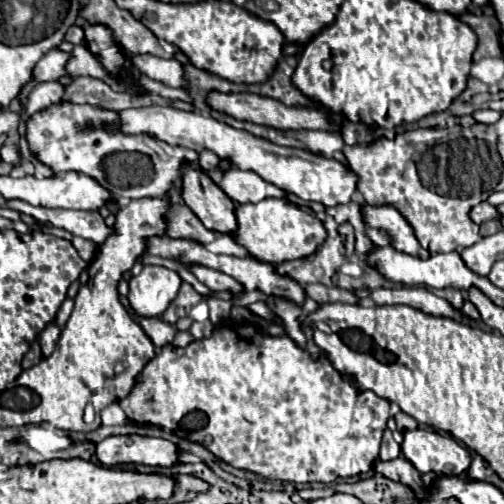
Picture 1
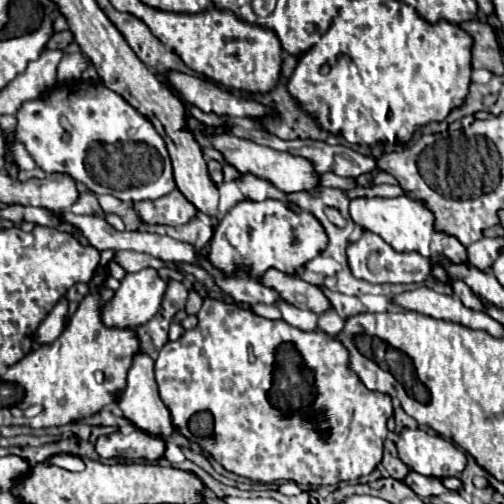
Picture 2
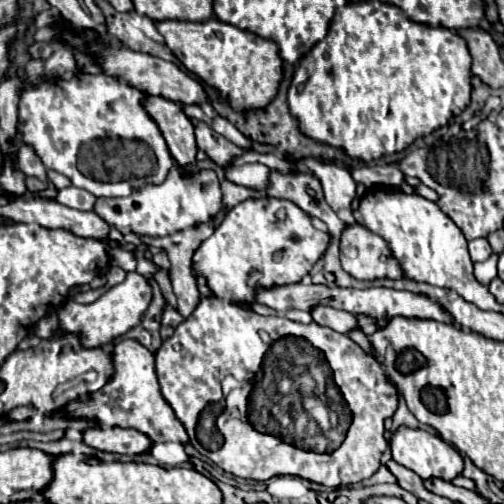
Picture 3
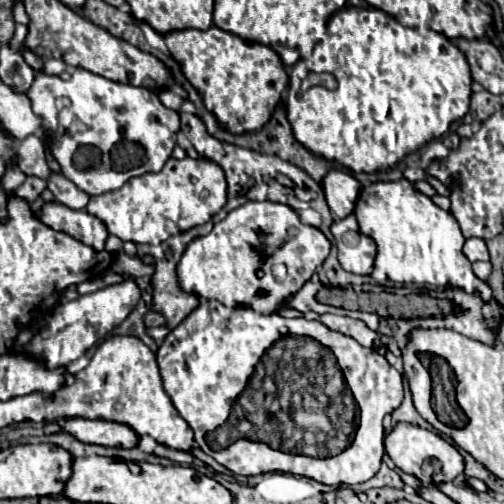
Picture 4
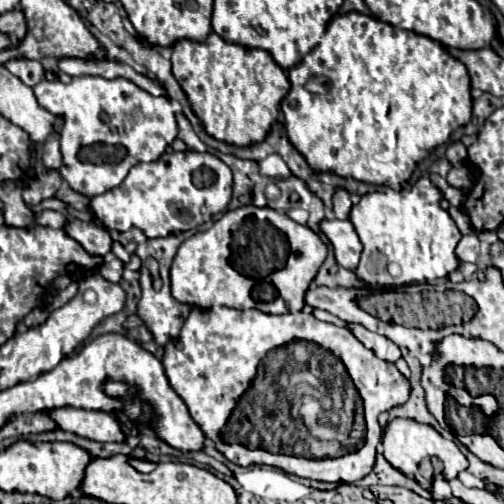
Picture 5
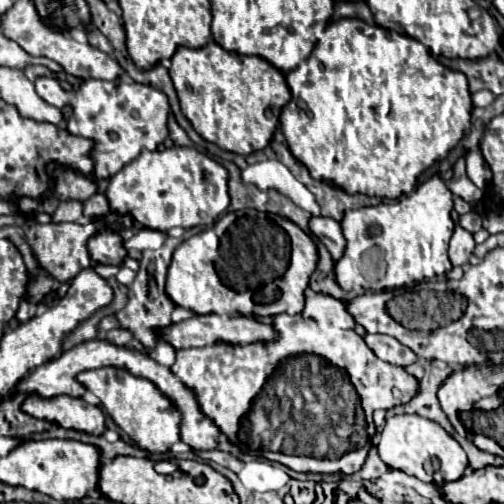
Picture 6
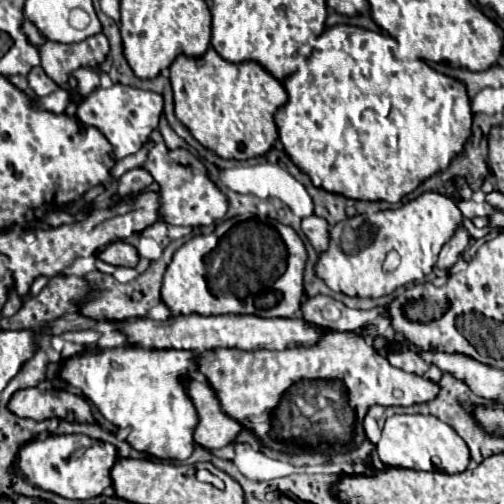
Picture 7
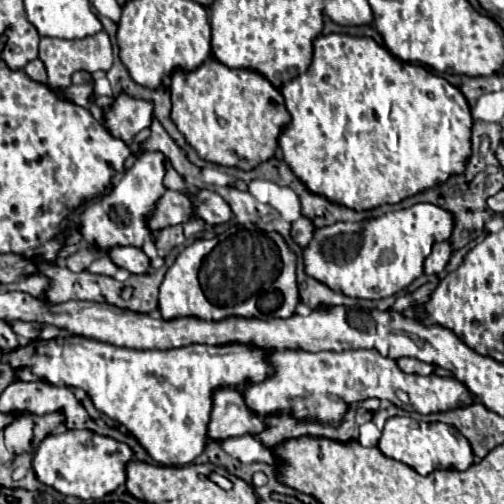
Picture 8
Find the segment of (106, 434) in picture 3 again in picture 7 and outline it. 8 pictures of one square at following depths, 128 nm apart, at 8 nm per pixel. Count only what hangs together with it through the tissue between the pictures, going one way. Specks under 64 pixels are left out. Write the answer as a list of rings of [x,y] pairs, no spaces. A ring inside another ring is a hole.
[[[24,388],[12,394],[8,410],[20,418],[32,418],[32,420],[62,418],[74,422],[94,422],[90,404],[82,396],[72,394],[70,390]]]

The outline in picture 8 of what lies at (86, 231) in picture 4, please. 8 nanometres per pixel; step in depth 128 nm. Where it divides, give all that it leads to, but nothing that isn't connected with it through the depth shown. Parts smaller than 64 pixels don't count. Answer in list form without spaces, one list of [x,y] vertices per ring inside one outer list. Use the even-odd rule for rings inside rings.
[[[118,246],[108,252],[110,260],[118,266],[128,270],[130,274],[146,274],[150,270],[150,258],[134,246]]]

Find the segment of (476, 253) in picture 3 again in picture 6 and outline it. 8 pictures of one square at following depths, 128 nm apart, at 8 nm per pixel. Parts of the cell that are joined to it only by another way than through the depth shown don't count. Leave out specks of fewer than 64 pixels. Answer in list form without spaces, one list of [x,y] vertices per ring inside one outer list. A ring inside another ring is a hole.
[[[453,209],[451,218],[456,224],[452,240],[450,240],[450,250],[448,250],[448,258],[452,262],[452,266],[464,266],[470,262],[472,258],[472,250],[474,250],[474,238],[468,230],[464,230],[459,223],[459,214]]]

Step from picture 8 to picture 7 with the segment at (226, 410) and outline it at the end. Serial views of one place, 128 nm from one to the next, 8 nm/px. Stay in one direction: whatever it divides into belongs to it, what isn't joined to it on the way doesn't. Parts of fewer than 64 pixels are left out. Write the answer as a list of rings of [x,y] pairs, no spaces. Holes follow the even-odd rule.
[[[204,376],[190,378],[188,394],[200,416],[194,440],[210,450],[232,444],[242,430],[242,424],[220,412],[220,400],[216,400],[216,392],[208,388],[208,380],[204,380]]]

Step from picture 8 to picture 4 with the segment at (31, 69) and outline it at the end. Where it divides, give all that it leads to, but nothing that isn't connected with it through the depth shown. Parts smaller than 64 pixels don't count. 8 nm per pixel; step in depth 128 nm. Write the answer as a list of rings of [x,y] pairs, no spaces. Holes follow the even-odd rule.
[[[76,68],[70,80],[38,72],[26,94],[32,100],[32,110],[42,118],[42,126],[52,132],[50,146],[62,174],[88,196],[118,190],[132,176],[160,172],[176,146],[176,134],[180,132],[178,112],[166,108],[148,88],[120,84],[104,76],[96,76],[84,68]]]

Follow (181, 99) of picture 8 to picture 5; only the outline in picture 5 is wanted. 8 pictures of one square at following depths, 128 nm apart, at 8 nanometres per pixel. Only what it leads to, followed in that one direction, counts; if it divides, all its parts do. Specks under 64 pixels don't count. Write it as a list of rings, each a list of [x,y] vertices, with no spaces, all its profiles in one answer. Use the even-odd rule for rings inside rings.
[[[214,32],[208,36],[206,42],[190,42],[190,40],[176,42],[172,46],[172,74],[186,92],[190,106],[194,114],[200,118],[204,130],[212,138],[234,146],[258,144],[260,140],[264,140],[264,136],[278,118],[278,108],[282,98],[290,90],[290,80],[286,72],[272,60],[272,56],[266,50],[228,44]]]

